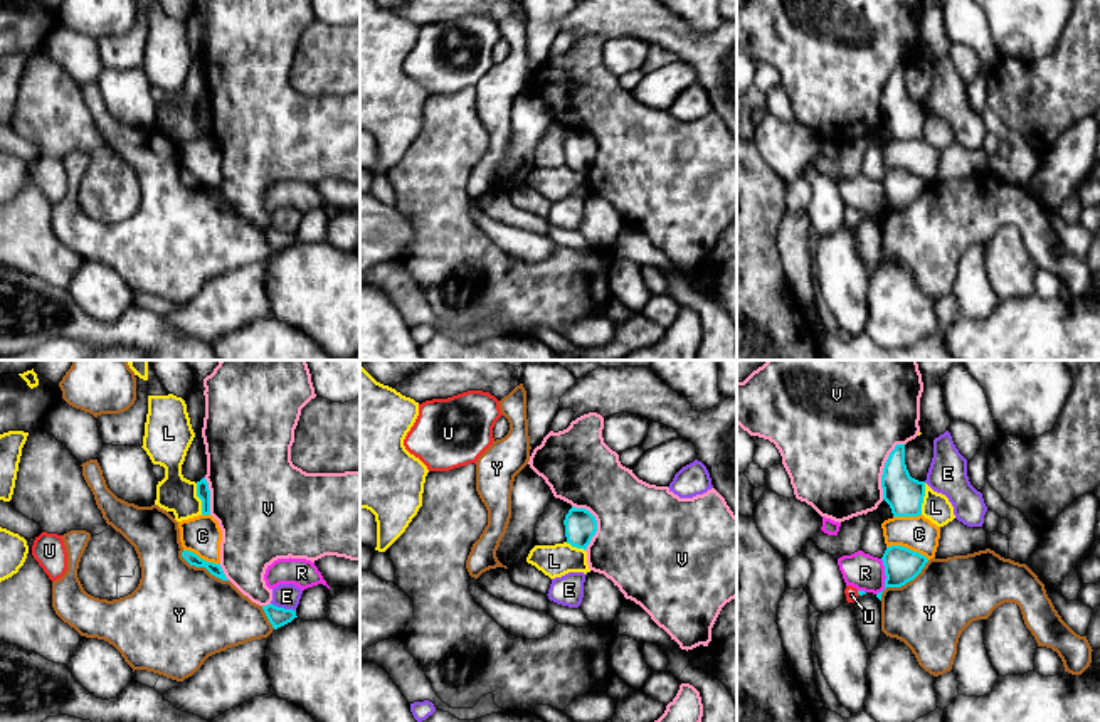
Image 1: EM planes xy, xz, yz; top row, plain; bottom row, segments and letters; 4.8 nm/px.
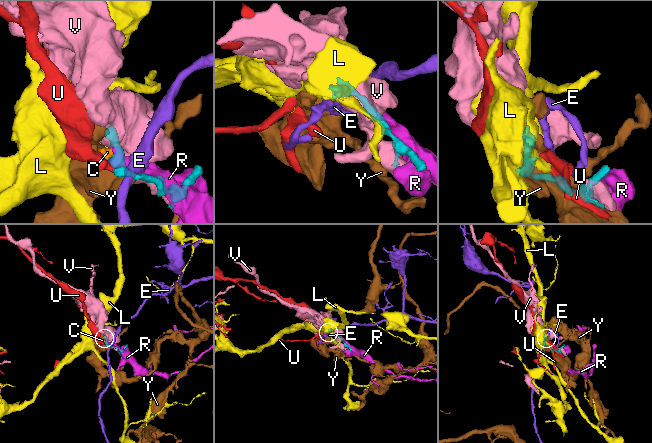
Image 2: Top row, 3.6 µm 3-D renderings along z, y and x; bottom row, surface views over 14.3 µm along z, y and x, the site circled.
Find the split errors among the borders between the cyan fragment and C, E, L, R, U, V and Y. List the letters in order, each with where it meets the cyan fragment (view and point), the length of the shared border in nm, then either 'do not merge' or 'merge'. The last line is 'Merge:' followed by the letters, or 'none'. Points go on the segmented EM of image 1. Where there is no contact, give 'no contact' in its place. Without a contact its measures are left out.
C: contact yz (909, 549); length 220 nm; do not merge
E: contact xy (283, 608); length 120 nm; do not merge
L: contact xy (199, 497); length 160 nm; do not merge
R: contact yz (887, 578); length 180 nm; do not merge
U: contact yz (858, 593); length 30 nm; merge
V: contact yz (883, 468); length 300 nm; do not merge
Y: contact yz (902, 584); length 300 nm; do not merge
Merge: U

